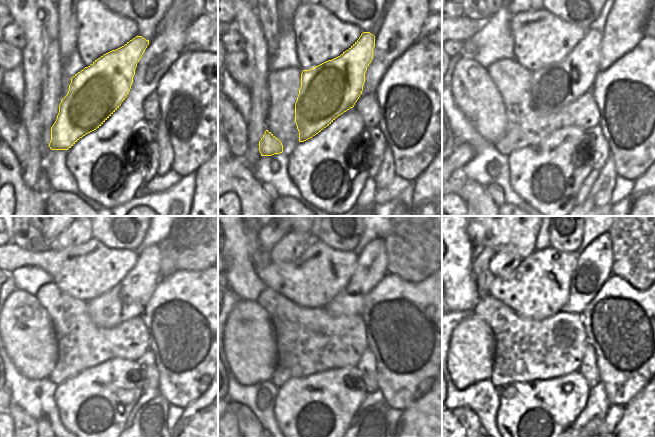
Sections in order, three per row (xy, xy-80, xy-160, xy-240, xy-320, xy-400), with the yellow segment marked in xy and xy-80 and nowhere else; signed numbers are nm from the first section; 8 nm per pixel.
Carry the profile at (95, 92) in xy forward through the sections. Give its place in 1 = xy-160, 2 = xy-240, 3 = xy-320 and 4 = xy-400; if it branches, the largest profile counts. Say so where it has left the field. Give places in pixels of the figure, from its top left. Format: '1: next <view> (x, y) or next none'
1: next xy-160 (553, 87)
2: next xy-240 (126, 300)
3: next xy-320 (371, 267)
4: next xy-400 (593, 268)

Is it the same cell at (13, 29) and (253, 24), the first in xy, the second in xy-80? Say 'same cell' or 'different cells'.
different cells

